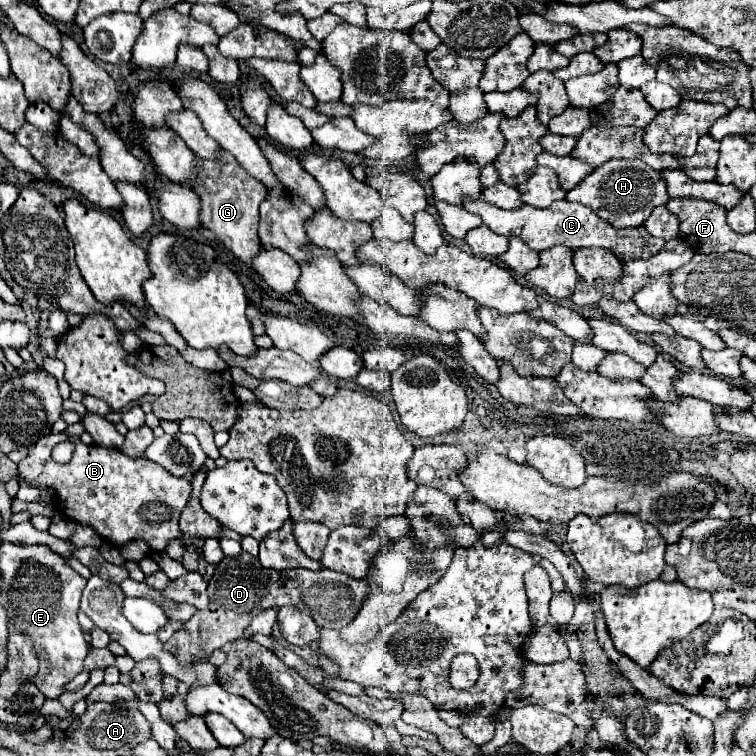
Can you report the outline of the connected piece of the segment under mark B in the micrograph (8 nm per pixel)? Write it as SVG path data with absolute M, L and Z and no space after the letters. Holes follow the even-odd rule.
M48 434L48 436L42 436L30 448L28 456L18 464L18 472L26 482L34 486L42 486L42 488L52 486L56 490L56 506L66 518L78 524L92 526L102 538L106 538L114 546L124 546L134 540L144 540L152 552L164 552L170 540L182 540L178 518L190 500L190 492L192 492L190 480L172 476L168 470L160 468L160 464L154 464L148 458L130 458L116 448L86 446L80 442L78 436L68 438L64 434ZM66 440L76 446L74 456L68 464L58 464L52 460L50 452L58 442L66 442Z

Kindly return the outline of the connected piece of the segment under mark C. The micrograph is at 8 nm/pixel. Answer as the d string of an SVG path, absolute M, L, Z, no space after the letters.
M466 200L464 208L468 212L478 214L482 218L482 222L492 232L506 236L506 238L518 236L530 248L534 248L538 252L558 246L558 244L568 246L568 248L600 246L600 248L610 250L618 260L628 262L628 260L646 260L646 258L658 254L662 250L662 246L666 244L666 240L660 240L660 238L654 238L652 234L648 234L644 226L616 230L610 224L604 224L604 220L600 220L596 216L596 212L592 212L592 208L584 208L584 204L576 204L576 202L568 202L568 200L560 200L546 210L532 208L532 206L522 206L520 210L502 210L502 208L488 204L486 200Z

